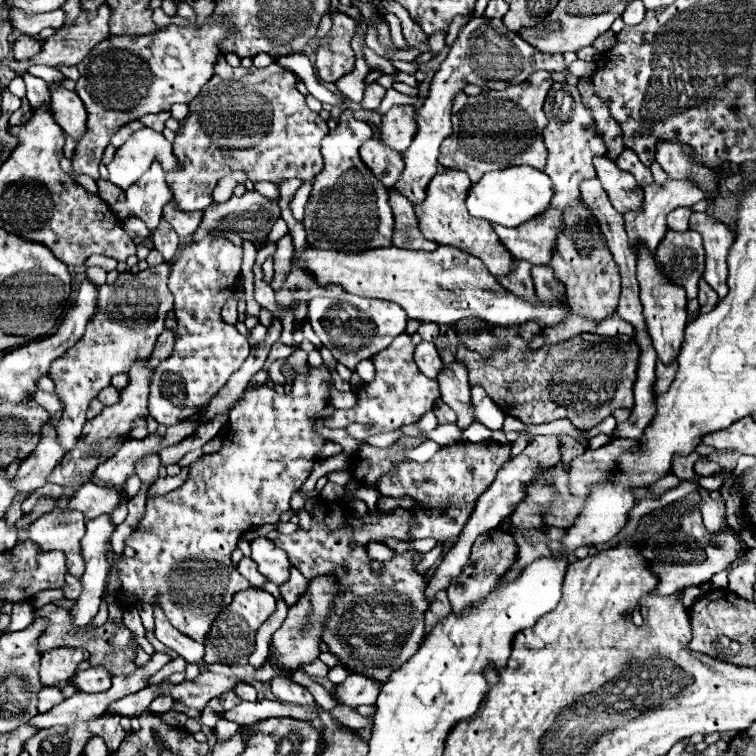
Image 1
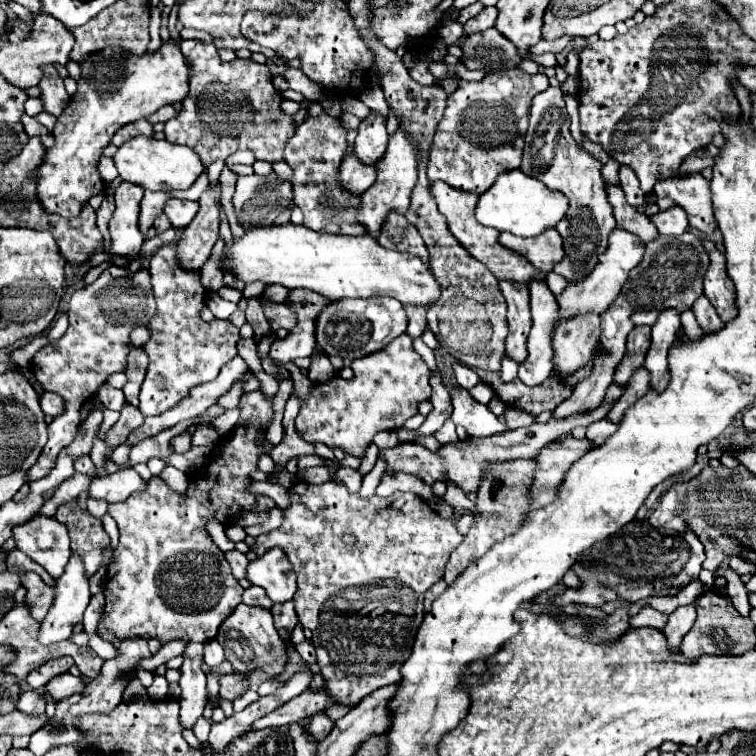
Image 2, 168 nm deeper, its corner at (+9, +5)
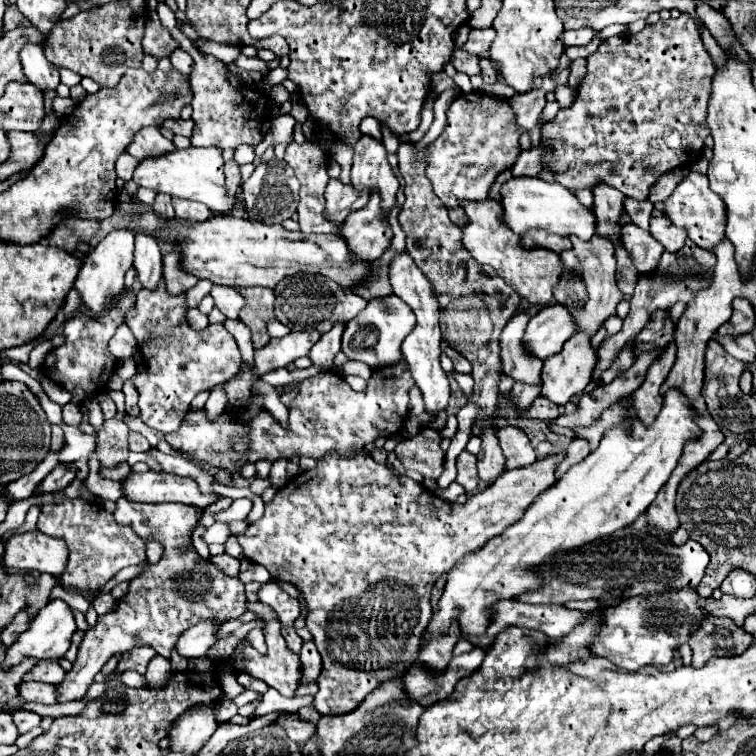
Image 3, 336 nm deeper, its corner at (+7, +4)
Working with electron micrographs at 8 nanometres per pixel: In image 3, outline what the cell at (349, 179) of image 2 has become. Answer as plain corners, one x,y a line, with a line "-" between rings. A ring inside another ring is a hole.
329,180
325,188
325,220
331,220
333,224
341,224
351,212
357,212
365,208
369,202
369,196
365,192
355,192
351,184
341,184
339,180

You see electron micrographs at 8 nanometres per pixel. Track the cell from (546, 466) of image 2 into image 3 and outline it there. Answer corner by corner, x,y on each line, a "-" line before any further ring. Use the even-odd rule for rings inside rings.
355,450
353,456
343,456
337,452
329,452
327,456
317,460
317,466
313,470
305,470
301,474
297,474
295,478
291,478
277,494
273,500
269,500
265,504
265,514
249,524
249,528
237,536
243,554
247,560
265,566
273,578
281,580
281,582
289,582
293,586
297,586
299,590
303,590
307,604
309,604
309,614
307,614
307,630
313,634
313,640
317,644
317,650
323,658
323,670
317,678
319,684
319,692
315,694
313,706
319,714
323,716
343,716
353,712
369,692
373,692
377,688
377,684
381,684
383,680
391,680
391,676
395,676
397,672
403,672
403,668
415,660
415,652
419,652
419,642
421,636
433,616
431,610
431,588
435,586
435,582
439,580
441,574
449,572
455,566
455,560
459,560
465,554
471,554
473,550
481,548
487,540
491,540
493,536
497,536
499,532
503,532
507,526
515,524
515,520
519,520
519,516
523,516
523,512
535,502
535,498
547,490
551,484
555,484
555,468
561,462
563,454
553,454
547,456
543,460
537,460
535,464
531,464
531,468
517,468
515,472
503,472
487,490
477,492
475,496
467,498
465,504
457,504
457,502
447,502
443,498
439,498
437,494
429,492
423,484
407,478
407,476
397,476
393,474
385,464
377,464
369,452
365,450

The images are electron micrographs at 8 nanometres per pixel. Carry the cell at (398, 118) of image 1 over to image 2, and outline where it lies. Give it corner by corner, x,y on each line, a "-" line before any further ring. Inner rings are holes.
371,111
369,117
361,121
359,135
355,139
355,151
363,163
375,165
385,153
385,143
389,139
385,125
387,125
387,119
377,111

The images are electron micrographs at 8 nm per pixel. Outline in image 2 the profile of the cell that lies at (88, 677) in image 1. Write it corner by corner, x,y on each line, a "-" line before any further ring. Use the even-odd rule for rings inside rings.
61,673
61,675
53,677
53,679
45,685
45,689
47,689
57,701
67,699
67,697
71,697
71,695
75,695
75,693
81,693
81,691
85,691
85,687
87,687
87,685
83,683
83,679
71,675
71,673

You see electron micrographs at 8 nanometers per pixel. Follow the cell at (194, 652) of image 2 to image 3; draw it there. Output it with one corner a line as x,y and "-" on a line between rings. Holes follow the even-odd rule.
187,712
177,724
171,726
167,734
169,750
181,754
193,754
215,730
217,720
213,712

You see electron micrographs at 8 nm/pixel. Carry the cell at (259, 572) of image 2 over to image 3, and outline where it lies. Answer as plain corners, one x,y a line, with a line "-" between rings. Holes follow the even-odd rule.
277,582
263,584
263,588
259,590
259,600
277,614
277,620
281,622
281,626
293,626
301,614
299,600
295,600
287,592
283,592

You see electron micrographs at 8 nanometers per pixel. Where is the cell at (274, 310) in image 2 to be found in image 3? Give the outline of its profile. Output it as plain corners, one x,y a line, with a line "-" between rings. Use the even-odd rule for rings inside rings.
235,288
245,300
245,308
239,312
239,320
251,330
251,342
257,350
269,342
267,334
267,320
273,318
273,302
275,294
271,288

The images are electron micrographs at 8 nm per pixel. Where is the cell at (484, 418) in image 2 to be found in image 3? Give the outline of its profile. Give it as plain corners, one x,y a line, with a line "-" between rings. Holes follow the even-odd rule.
507,426
505,430
499,430
497,436
499,436
501,450
507,458
507,466
505,466
507,470
523,468
523,466
529,466
537,460
537,454
535,454
535,450
523,430

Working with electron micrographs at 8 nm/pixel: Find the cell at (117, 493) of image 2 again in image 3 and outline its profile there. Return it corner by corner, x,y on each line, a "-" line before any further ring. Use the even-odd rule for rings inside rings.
131,474
123,484
125,498
139,502
181,502
195,508
207,508
215,504
221,496
217,492
201,492
197,482
191,478
181,478
175,474

